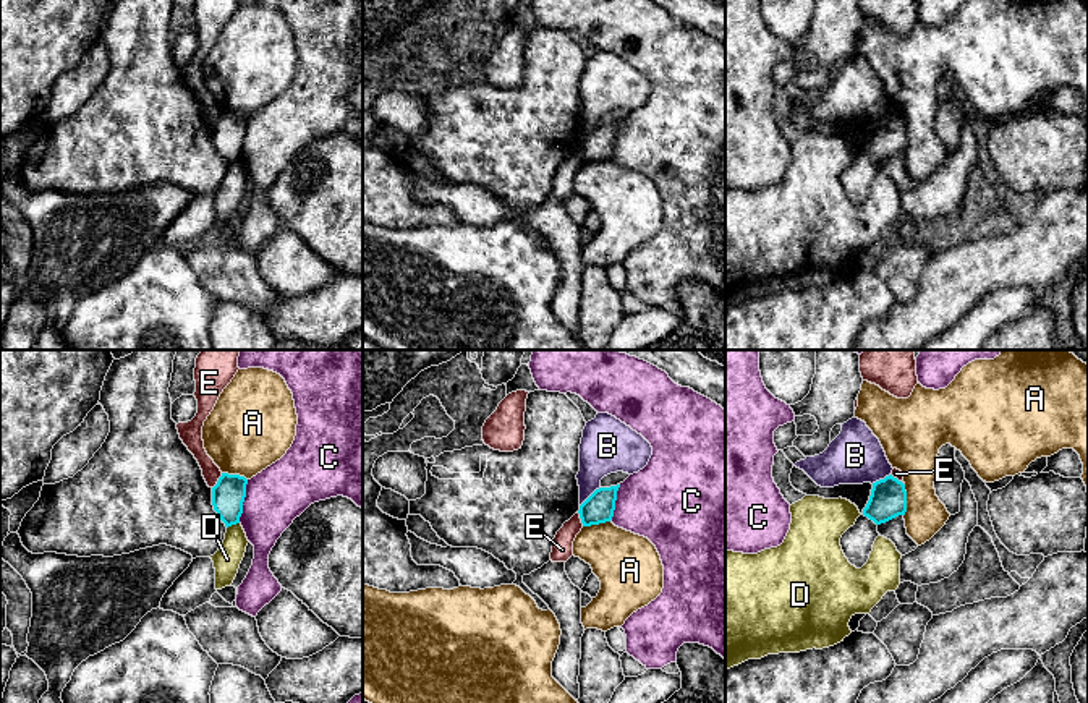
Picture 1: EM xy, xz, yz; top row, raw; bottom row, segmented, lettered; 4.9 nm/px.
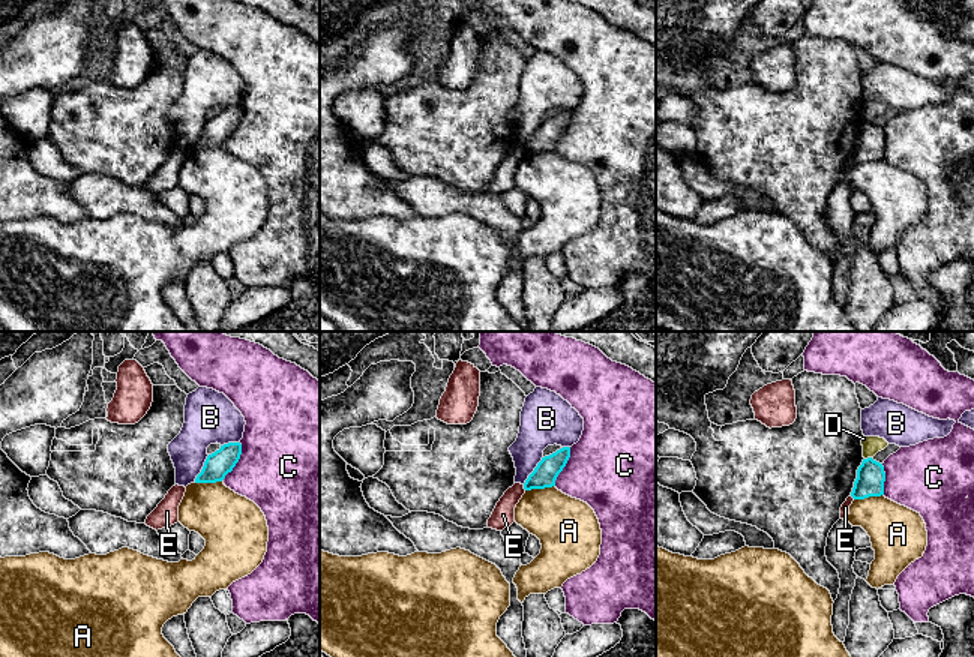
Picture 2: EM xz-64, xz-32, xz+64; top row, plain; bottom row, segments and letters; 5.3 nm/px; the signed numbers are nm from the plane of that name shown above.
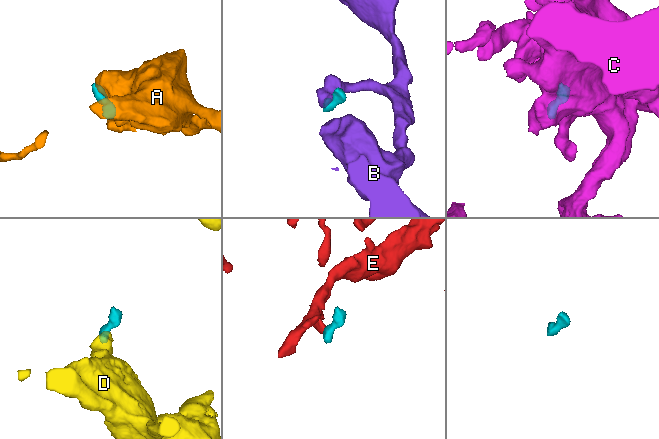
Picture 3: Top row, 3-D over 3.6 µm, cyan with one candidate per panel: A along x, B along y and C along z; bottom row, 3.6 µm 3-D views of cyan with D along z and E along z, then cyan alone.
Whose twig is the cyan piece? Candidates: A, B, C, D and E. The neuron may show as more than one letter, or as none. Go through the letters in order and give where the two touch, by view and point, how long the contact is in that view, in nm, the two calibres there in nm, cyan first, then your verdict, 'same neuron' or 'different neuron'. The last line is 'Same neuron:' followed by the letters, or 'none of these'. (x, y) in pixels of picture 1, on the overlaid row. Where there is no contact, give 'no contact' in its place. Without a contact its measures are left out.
A: contact yz (905, 501); length 160 nm; calibres 180 and 220 nm; different neuron
B: contact xz (590, 496); length 140 nm; calibres 150 and 240 nm; different neuron
C: contact xy (243, 501); length 220 nm; calibres 160 and 280 nm; different neuron
D: contact xy (232, 524); length 70 nm; calibres 160 and 140 nm; different neuron
E: contact xy (217, 481); length 90 nm; calibres 160 and 100 nm; different neuron
Same neuron: none of these

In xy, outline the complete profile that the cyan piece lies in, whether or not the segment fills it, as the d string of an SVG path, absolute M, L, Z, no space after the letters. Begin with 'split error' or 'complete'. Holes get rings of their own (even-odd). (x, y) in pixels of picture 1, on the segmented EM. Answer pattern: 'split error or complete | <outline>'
complete | M222 473L212 488L212 505L225 526L240 523L248 479L240 475Z

